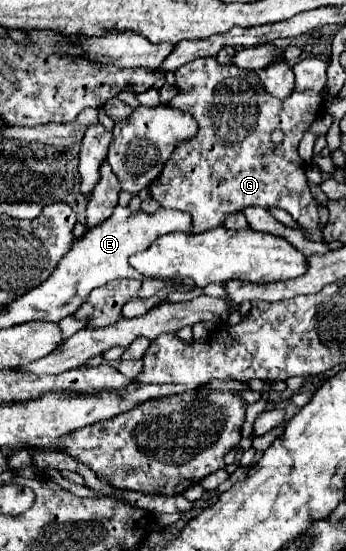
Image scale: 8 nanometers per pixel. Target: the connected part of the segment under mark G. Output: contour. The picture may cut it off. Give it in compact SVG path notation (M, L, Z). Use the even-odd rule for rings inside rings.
M197 58L189 64L183 64L175 70L175 88L177 96L169 102L169 106L191 114L199 130L191 142L181 142L169 162L165 164L163 176L149 188L151 196L163 208L175 208L189 212L193 216L193 232L205 232L211 228L221 226L227 214L241 212L245 206L279 206L289 212L303 230L315 230L319 226L319 212L317 202L313 200L307 178L305 178L305 164L297 154L297 144L303 134L309 130L313 120L325 106L325 82L327 82L327 66L329 62L323 58L303 58L293 66L295 74L295 88L289 98L279 100L273 98L263 86L261 80L253 70L243 70L233 64L221 66L215 58ZM281 130L285 134L283 144L271 144L271 132Z

